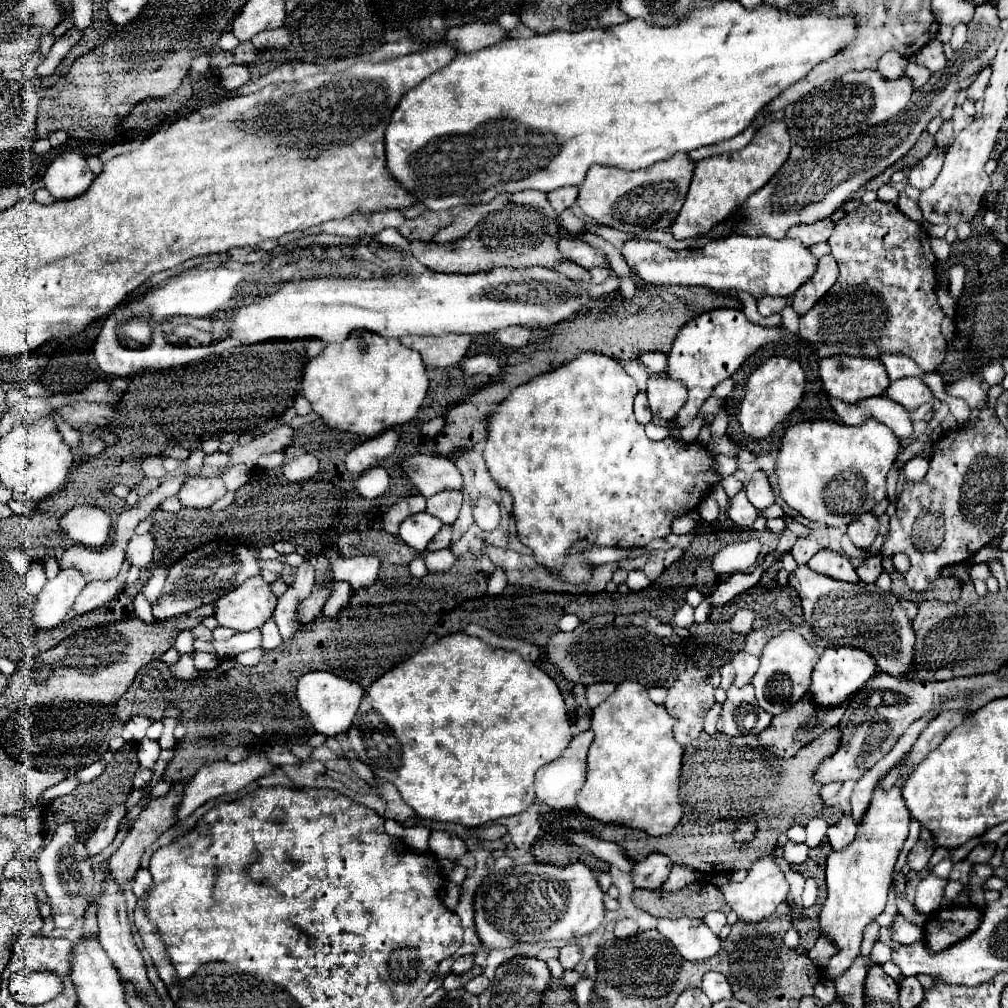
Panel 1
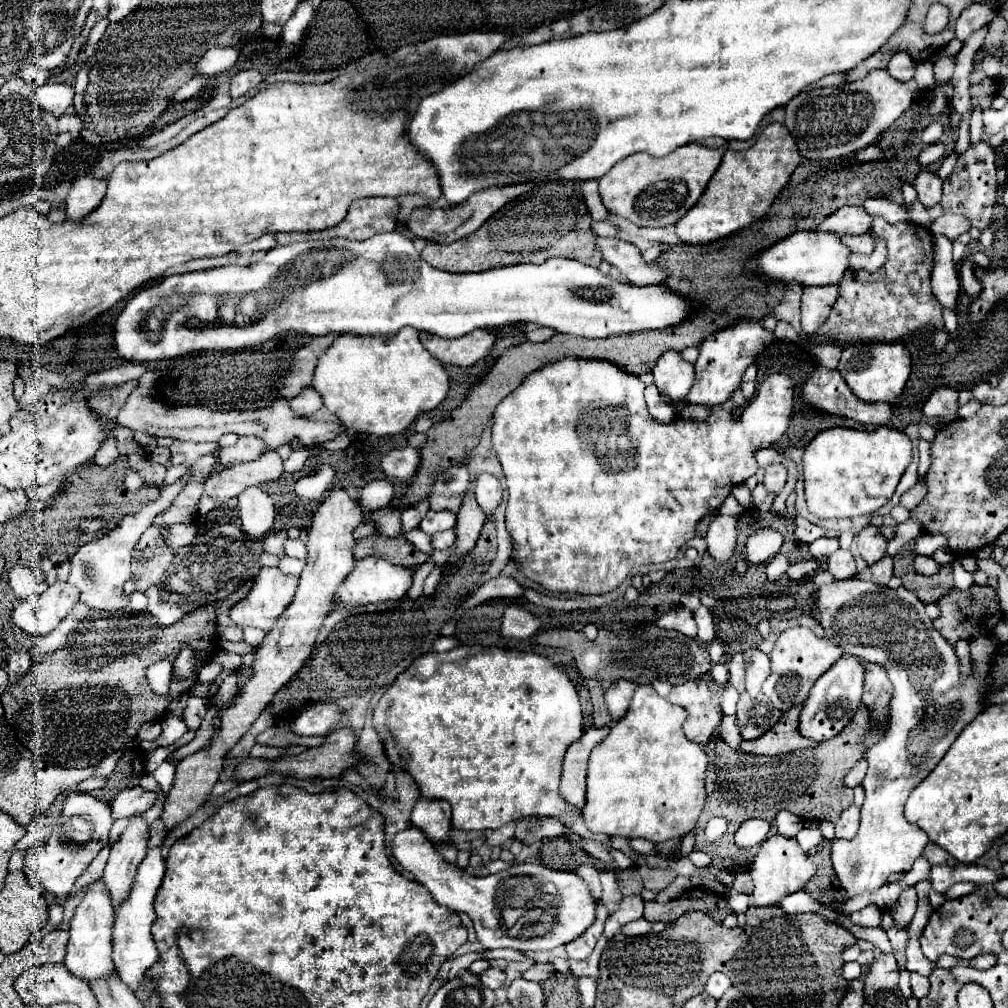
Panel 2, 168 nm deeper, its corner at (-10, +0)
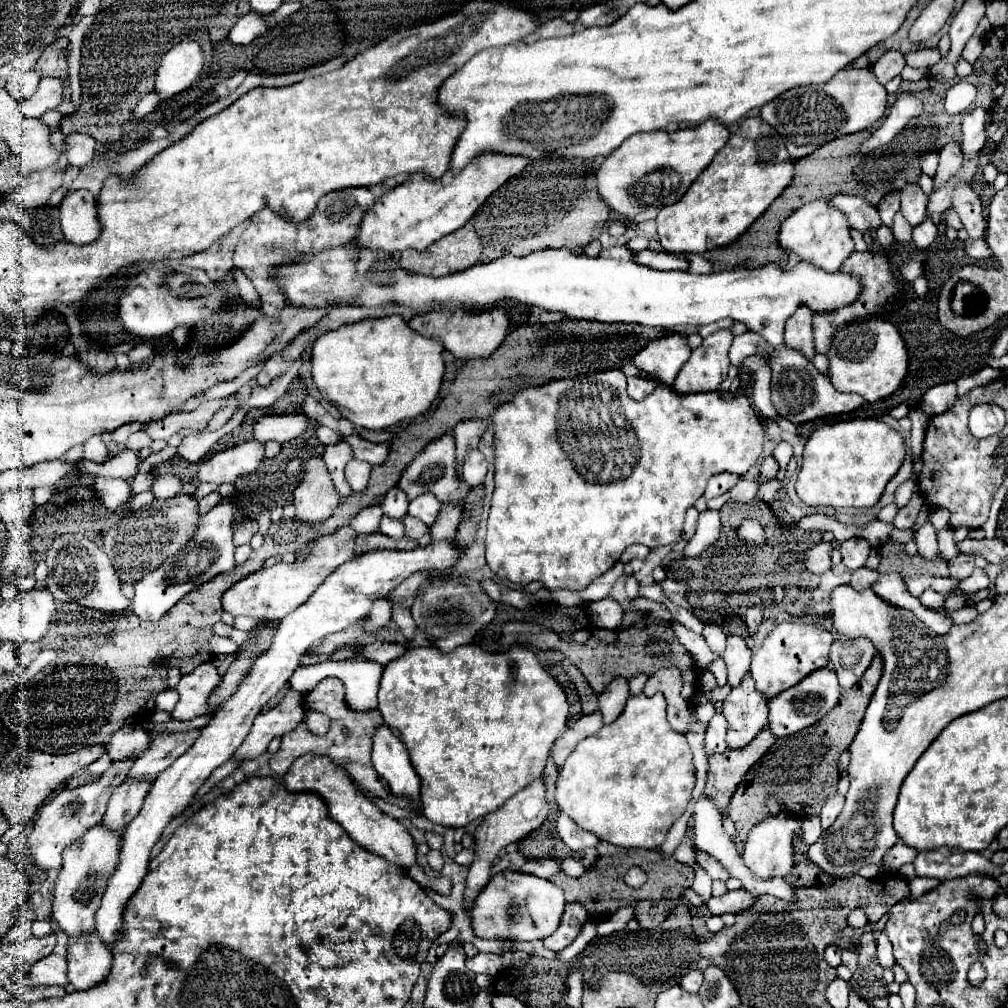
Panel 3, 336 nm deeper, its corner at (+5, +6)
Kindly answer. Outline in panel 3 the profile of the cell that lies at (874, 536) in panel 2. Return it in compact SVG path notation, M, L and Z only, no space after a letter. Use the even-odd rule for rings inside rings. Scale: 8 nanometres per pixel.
M851 537L841 543L841 555L847 569L859 569L865 565L871 551L871 543L863 537Z

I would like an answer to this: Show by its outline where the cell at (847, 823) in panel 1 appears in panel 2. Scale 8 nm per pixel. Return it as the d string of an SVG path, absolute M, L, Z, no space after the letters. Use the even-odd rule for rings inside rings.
M850 805L842 811L840 819L834 823L834 831L838 839L852 839L860 825L860 807Z

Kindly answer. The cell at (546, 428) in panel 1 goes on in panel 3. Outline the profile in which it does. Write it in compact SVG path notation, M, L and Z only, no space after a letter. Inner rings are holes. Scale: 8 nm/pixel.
M605 371L605 373L591 373L585 377L575 379L555 379L543 385L527 385L521 383L513 391L513 399L499 403L491 415L495 427L495 491L489 509L489 527L487 527L487 563L501 579L509 579L513 583L527 585L531 581L543 583L547 589L585 589L593 579L603 575L611 569L621 553L633 545L643 543L649 549L665 547L679 541L683 529L685 511L703 495L709 477L721 471L733 471L743 475L749 467L753 467L763 449L763 425L751 407L747 395L737 397L721 397L717 391L713 393L695 393L695 395L679 395L665 385L657 385L655 391L643 399L633 401L627 395L627 377L621 371Z

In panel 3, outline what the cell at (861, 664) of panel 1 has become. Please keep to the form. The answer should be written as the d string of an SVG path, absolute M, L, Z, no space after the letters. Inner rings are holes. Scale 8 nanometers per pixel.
M829 667L817 669L815 673L809 673L803 681L799 681L793 689L787 689L781 693L781 697L775 697L769 701L769 727L775 737L785 737L793 735L813 723L817 723L821 717L825 717L839 701L841 695L841 685L837 679L837 673Z

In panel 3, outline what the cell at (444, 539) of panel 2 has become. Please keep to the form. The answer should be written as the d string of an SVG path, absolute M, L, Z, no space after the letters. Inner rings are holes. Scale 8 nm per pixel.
M409 515L403 517L403 523L405 523L405 533L411 539L421 539L429 531L429 527L425 523L421 523L421 521L417 521L417 519L409 517Z

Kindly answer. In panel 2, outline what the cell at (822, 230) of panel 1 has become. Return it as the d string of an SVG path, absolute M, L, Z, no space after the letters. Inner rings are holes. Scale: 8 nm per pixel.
M852 205L852 207L840 207L832 215L828 215L820 229L822 231L836 231L838 235L860 235L868 233L872 229L872 215L866 213L862 205Z

